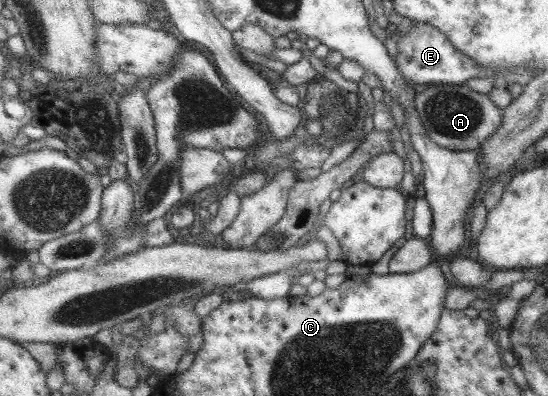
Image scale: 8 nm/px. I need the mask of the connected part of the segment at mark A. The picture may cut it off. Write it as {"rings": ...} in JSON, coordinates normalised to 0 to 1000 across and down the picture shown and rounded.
{"rings":[[[796,212],[777,215],[755,237],[755,275],[763,288],[763,306],[774,328],[774,343],[797,369],[832,379],[870,376],[876,364],[894,346],[909,318],[914,318],[916,275],[907,273],[887,237],[867,232],[849,212]]]}

